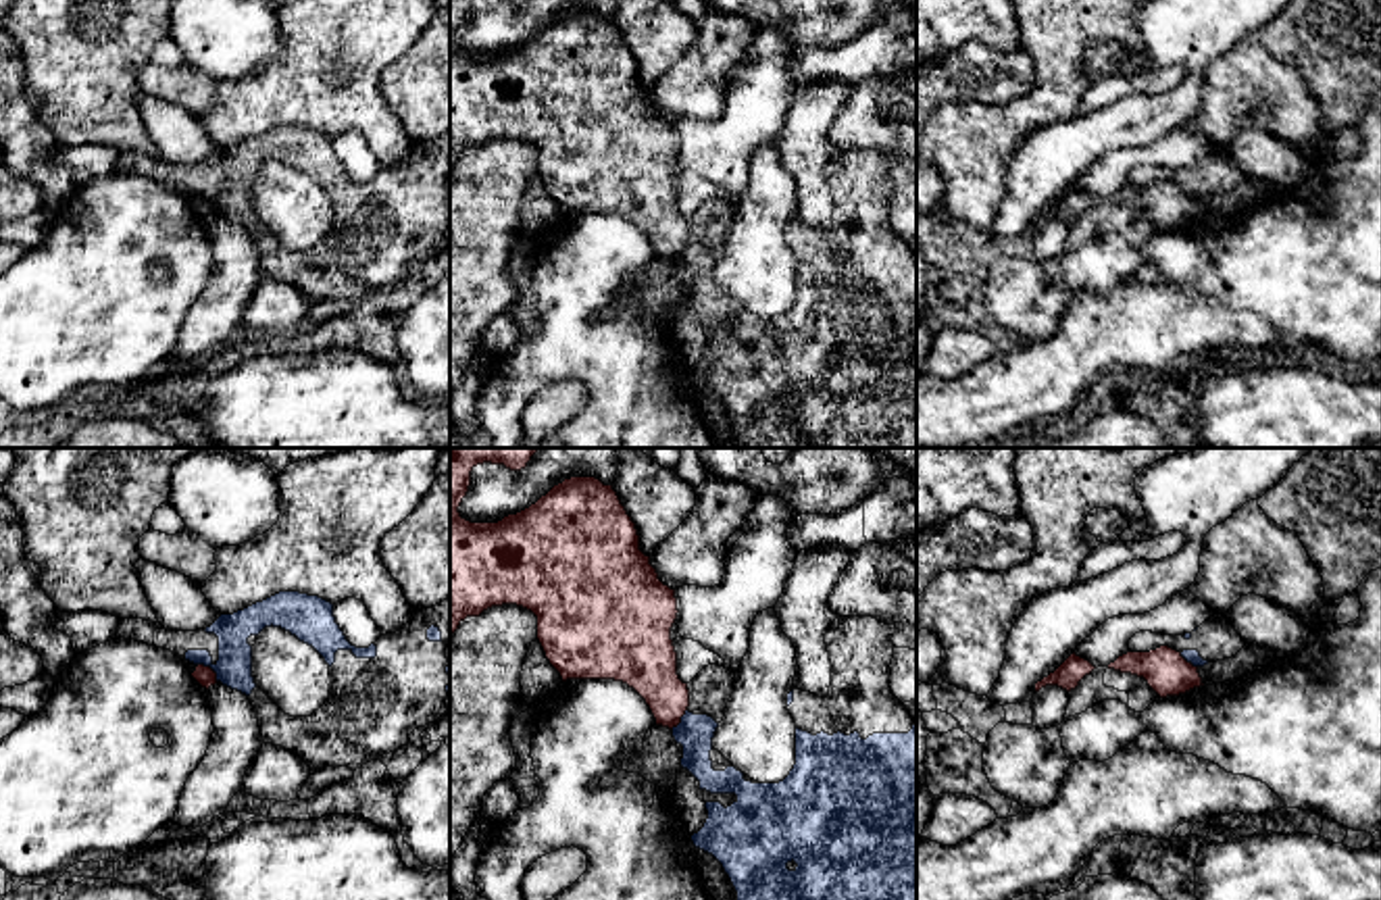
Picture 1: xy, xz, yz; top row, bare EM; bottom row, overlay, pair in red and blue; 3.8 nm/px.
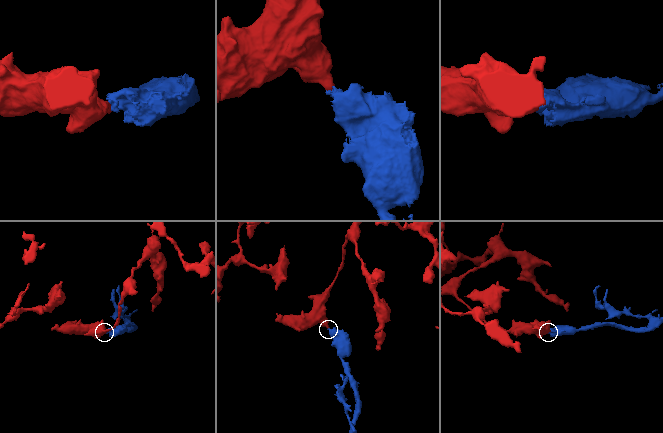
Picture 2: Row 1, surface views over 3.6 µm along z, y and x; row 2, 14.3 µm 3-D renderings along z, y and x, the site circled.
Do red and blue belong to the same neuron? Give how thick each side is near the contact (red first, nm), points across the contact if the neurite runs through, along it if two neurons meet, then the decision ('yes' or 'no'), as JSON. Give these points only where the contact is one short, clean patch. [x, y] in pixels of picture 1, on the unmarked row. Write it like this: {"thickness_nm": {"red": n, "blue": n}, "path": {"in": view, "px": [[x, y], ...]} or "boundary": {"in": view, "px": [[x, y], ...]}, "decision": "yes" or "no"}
{"thickness_nm": {"red": 80, "blue": 140}, "boundary": {"in": "xy", "px": [[198, 196], [207, 198], [217, 213]]}, "decision": "no"}

